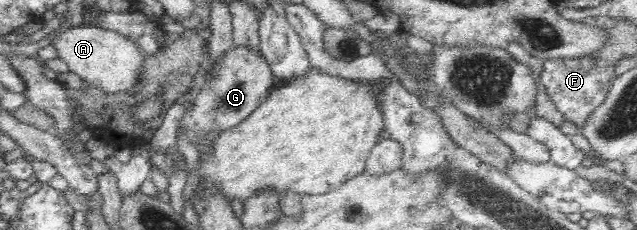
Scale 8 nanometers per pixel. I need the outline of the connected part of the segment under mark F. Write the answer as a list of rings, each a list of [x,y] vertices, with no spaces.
[[[587,57],[579,59],[551,59],[545,60],[540,74],[541,85],[553,101],[556,109],[560,111],[567,122],[575,123],[579,132],[583,129],[589,114],[605,99],[607,90],[612,81],[617,77],[615,68],[607,64],[593,66],[593,62]]]

